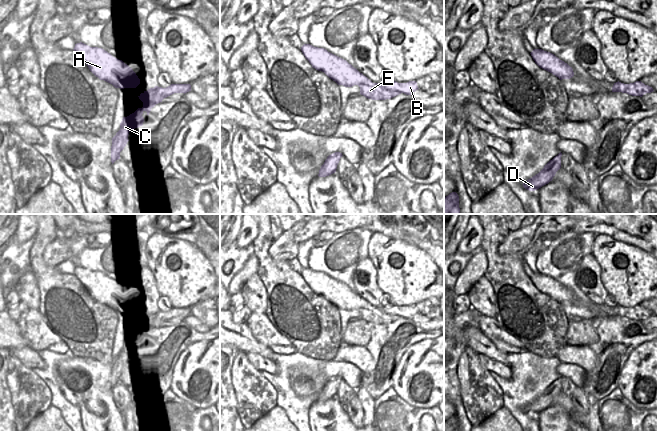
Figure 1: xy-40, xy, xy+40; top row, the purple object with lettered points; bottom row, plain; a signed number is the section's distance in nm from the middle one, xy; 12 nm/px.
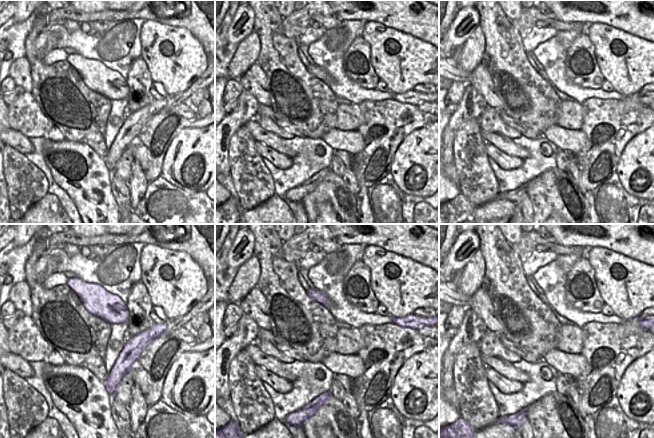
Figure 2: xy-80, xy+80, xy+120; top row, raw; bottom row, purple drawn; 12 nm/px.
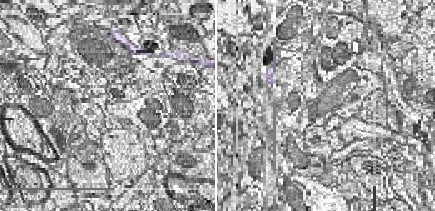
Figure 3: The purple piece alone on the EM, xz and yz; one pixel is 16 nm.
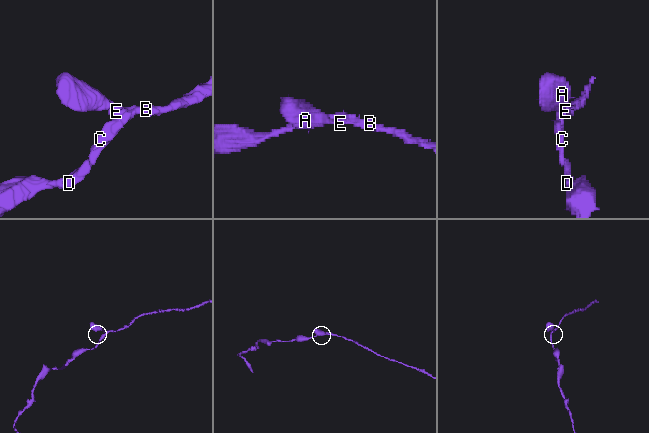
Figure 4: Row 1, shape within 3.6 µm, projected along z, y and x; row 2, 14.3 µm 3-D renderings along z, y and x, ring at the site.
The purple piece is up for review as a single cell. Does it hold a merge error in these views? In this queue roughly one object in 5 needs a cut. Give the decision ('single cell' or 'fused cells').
fused cells

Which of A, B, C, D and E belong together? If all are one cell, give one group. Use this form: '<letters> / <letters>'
A / B C D E

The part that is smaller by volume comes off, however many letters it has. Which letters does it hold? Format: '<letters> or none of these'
A

